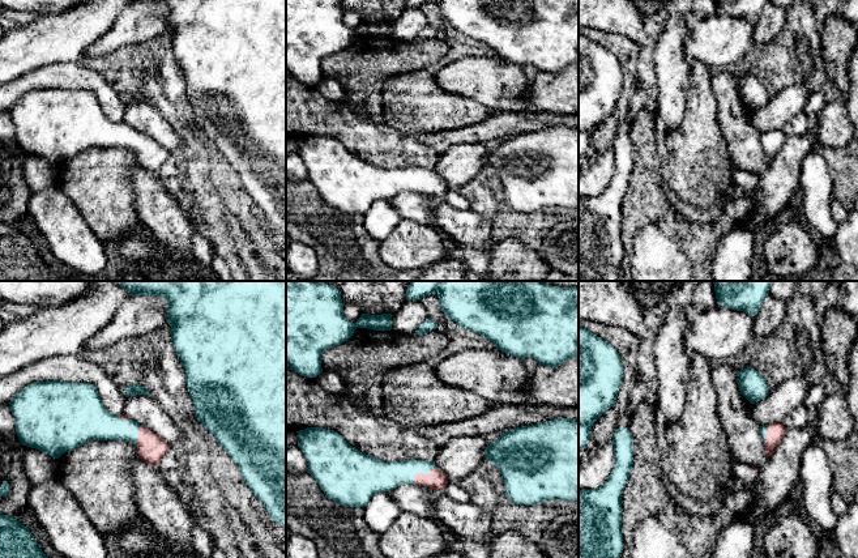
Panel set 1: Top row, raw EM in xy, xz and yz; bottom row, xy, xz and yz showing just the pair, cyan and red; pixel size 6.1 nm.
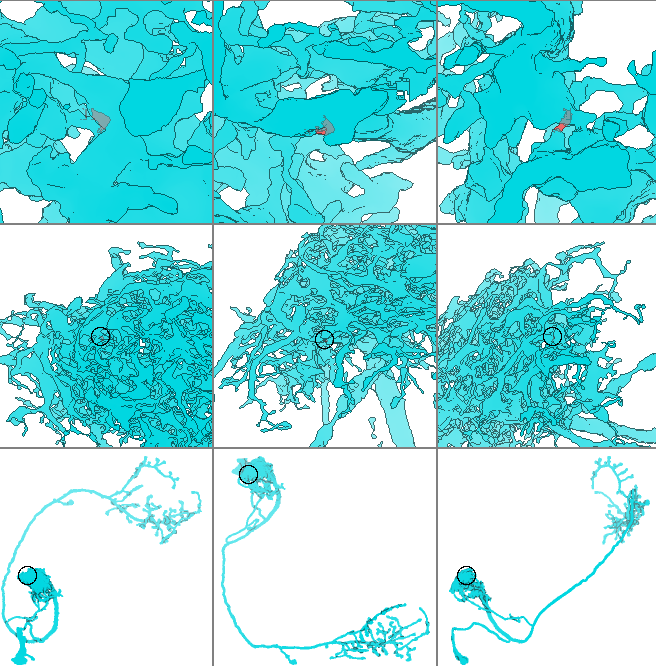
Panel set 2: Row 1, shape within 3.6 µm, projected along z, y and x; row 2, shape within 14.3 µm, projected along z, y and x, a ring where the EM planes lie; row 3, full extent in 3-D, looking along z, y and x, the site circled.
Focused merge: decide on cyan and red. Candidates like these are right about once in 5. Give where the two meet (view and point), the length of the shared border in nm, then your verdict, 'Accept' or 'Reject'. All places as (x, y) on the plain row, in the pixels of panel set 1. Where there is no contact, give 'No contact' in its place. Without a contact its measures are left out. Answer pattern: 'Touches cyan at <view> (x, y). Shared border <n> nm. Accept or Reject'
Touches cyan at xz (422, 179). Shared border 180 nm. Accept

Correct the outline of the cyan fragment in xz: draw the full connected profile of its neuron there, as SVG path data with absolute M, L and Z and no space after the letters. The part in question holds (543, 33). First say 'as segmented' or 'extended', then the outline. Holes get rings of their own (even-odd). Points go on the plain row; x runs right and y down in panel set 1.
as segmented; M406 0L407 8L436 1L448 27L482 42L503 60L532 64L547 74L579 65L579 0Z

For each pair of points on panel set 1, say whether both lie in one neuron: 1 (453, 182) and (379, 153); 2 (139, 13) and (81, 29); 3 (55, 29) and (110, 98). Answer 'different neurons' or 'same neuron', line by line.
1: different neurons
2: different neurons
3: different neurons

